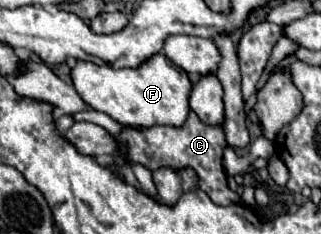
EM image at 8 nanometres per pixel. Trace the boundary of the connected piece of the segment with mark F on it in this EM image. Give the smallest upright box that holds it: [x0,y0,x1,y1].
[71,53,193,127]

